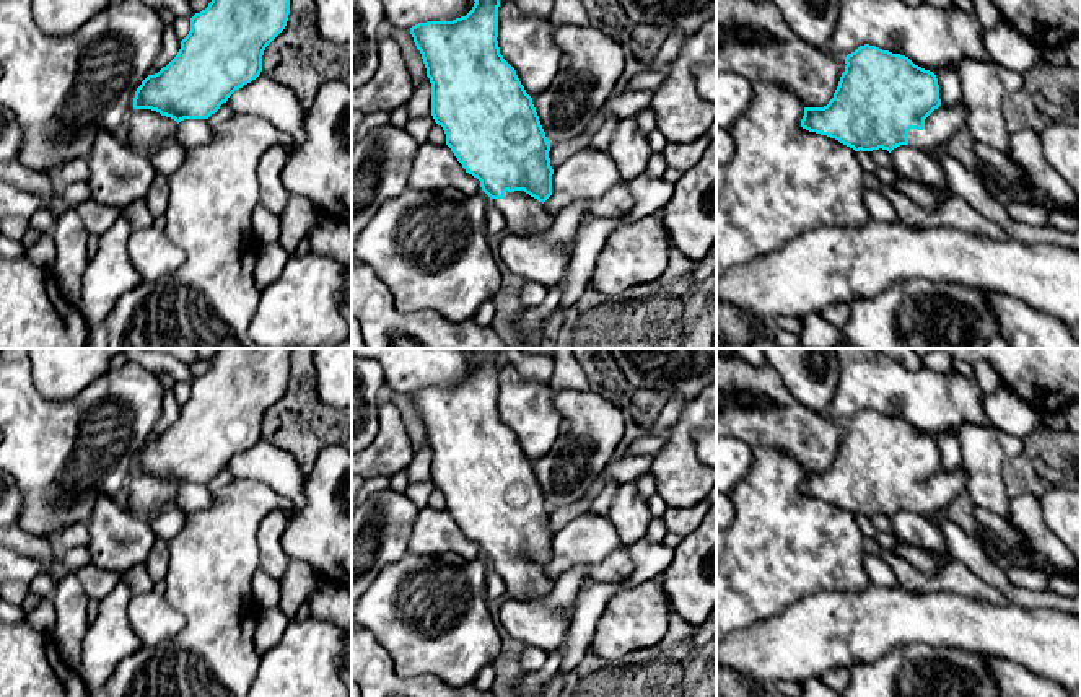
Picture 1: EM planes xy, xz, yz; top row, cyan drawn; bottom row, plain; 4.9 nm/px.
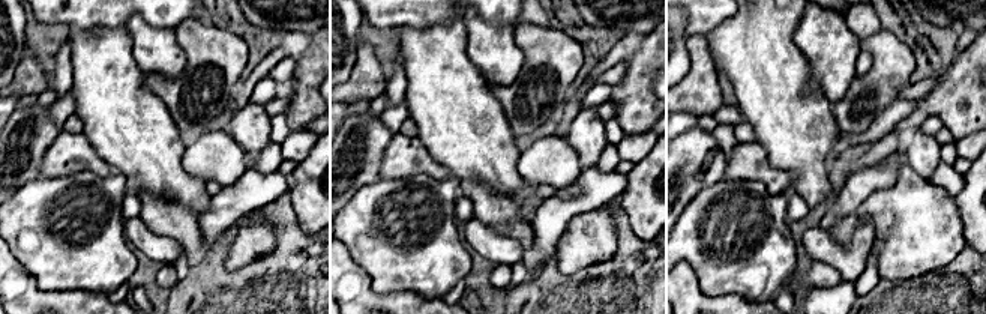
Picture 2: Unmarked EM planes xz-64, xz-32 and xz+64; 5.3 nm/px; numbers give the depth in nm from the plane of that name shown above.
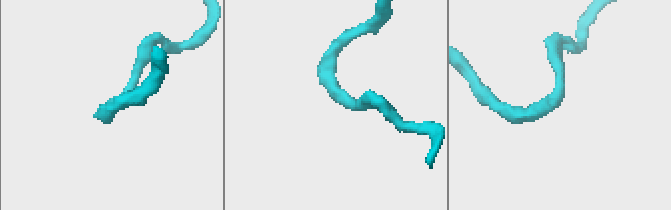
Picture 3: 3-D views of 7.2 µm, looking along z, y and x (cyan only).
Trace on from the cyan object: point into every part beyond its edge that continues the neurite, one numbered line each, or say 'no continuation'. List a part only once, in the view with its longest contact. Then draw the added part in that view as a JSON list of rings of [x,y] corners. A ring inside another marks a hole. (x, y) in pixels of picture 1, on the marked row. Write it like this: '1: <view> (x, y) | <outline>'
1: xz (526, 217) | [[[506,191],[503,199],[492,199],[490,204],[503,212],[506,230],[521,238],[544,235],[555,220],[545,212],[542,202],[524,191]]]

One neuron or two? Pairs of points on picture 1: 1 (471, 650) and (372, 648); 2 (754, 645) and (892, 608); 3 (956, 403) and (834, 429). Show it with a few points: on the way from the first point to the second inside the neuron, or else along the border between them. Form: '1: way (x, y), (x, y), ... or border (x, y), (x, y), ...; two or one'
1: border (368, 631), (388, 653), (393, 670), (406, 679); two
2: way (788, 645), (798, 645), (822, 631), (858, 627); one
3: border (829, 416), (844, 422); two

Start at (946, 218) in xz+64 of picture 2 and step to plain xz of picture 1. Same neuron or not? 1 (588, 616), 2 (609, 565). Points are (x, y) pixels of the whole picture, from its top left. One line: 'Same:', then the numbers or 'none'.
Same: 2

